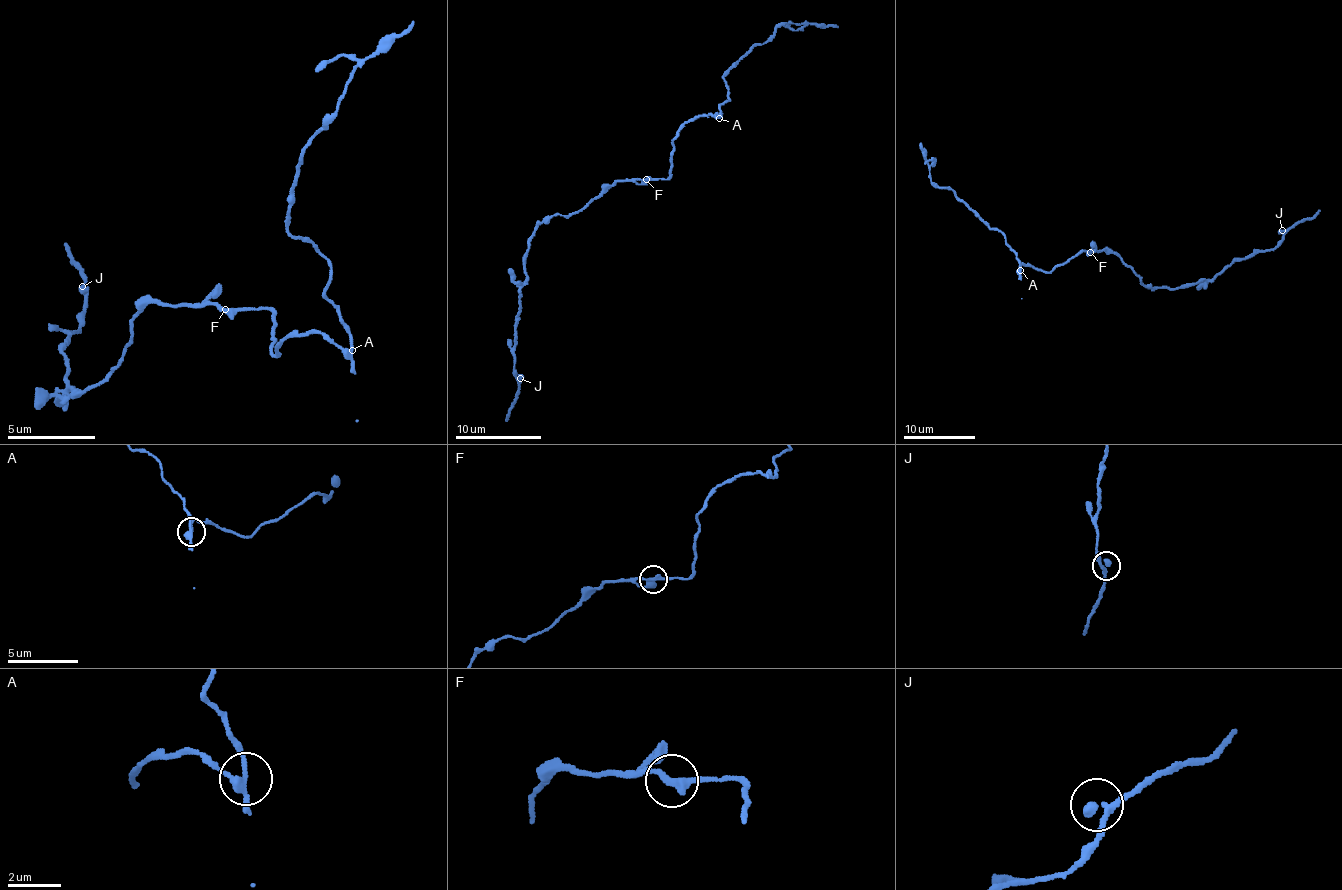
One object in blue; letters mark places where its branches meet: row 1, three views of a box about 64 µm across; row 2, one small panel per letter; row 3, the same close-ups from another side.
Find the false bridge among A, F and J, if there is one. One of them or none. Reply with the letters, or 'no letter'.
A

